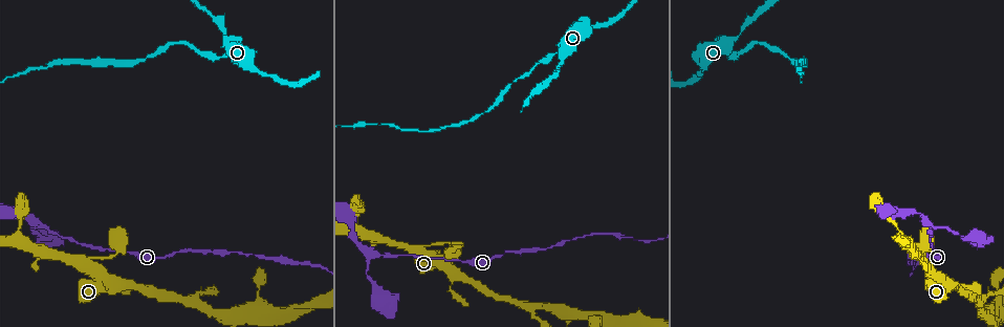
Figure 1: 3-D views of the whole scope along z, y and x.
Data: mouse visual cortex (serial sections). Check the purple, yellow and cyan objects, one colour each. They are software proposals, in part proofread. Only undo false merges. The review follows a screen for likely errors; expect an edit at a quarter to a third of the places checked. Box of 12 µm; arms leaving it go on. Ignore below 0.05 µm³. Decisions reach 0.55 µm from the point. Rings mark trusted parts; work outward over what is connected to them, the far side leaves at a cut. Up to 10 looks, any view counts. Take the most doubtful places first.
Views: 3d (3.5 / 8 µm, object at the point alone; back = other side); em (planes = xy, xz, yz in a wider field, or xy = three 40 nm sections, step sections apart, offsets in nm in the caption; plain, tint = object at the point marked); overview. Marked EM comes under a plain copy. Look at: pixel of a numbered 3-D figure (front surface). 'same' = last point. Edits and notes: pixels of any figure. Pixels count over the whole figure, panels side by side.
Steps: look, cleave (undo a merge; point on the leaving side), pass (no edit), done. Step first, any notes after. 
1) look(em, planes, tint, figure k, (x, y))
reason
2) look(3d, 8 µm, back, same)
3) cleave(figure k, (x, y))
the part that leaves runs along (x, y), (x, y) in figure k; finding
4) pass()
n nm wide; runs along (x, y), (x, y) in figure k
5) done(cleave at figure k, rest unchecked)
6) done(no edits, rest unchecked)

look(3d, 3.5 µm, figure 1, (956, 283))
three-way junction

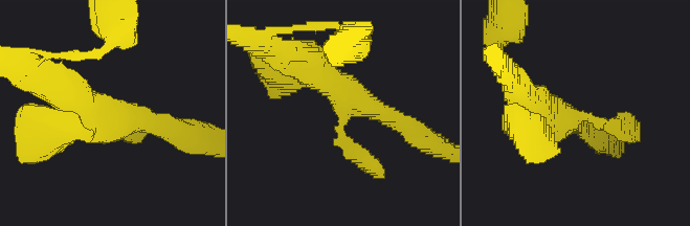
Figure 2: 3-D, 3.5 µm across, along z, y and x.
look(em, xy, step 3, tint, figure 2, (576, 117))

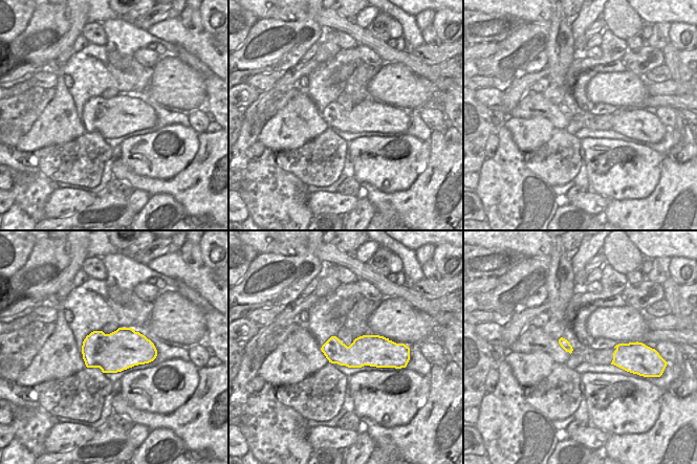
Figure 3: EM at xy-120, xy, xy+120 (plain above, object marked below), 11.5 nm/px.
look(em, xy, step 2, tint, same)
cut it another way

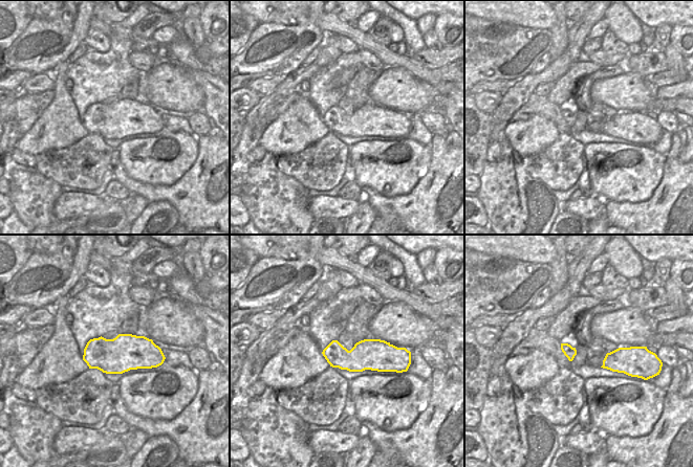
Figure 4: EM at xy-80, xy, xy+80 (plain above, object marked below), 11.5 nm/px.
pass()
runs along (308, 51), (324, 78), (410, 130) in figure 2; one cell here

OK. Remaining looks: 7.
look(em, planes, tint, figure 1, (933, 224))
arms part here

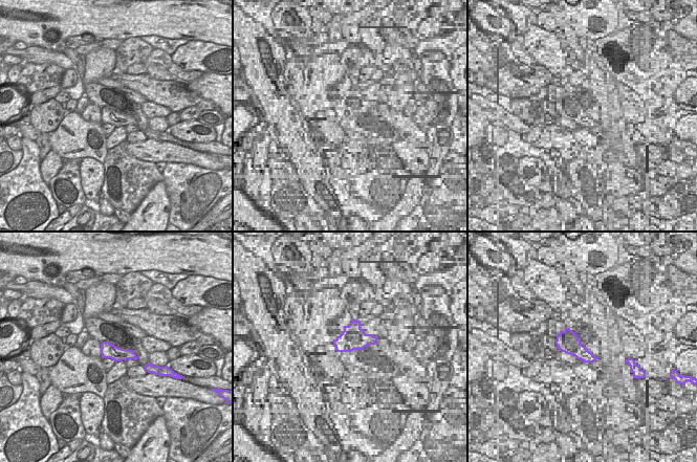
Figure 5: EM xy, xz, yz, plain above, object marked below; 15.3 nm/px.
look(3d, 3.5 µm, same)
see where the arms go

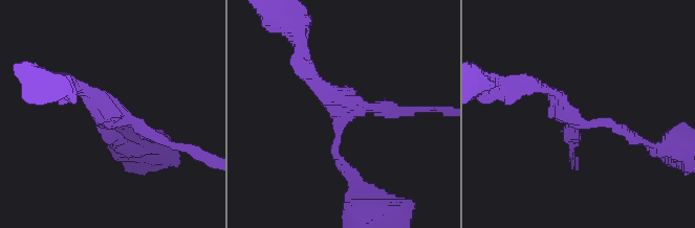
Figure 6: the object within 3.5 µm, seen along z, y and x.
pass()
arms of 150, 150, 200 nm; runs along (180, 147), (107, 135) in figure 6; one cell here

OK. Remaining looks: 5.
look(3d, 3.5 µm, back, figure 1, (701, 69))
calibre changes

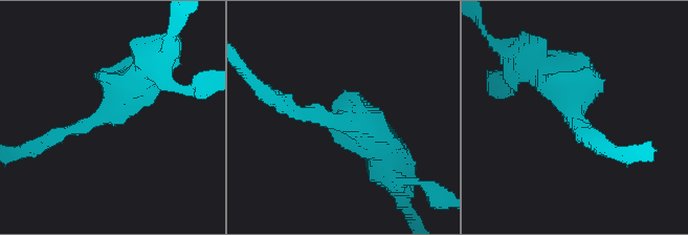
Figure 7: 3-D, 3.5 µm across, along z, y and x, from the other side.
look(em, xy, step 1, tint, figure 7, (574, 119))

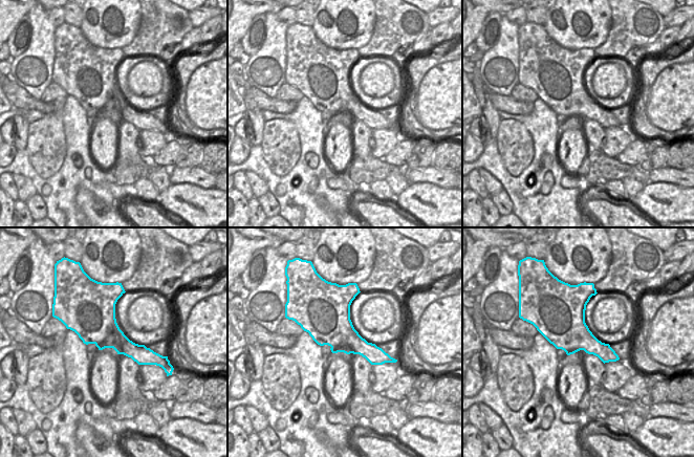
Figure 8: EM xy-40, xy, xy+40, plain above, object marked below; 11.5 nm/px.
pass()
arms of 150, 500 nm; runs along (143, 78), (102, 119), (38, 145) in figure 7; continuous, no second cell

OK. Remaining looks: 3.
look(3d, 3.5 µm, figure 1, (908, 261))
thin neck

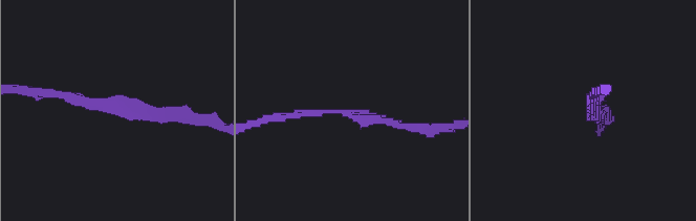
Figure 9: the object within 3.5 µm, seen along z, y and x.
look(em, xy, step 5, tint, figure 9, (103, 97))
arms of 100, 150 nm; need the tissue

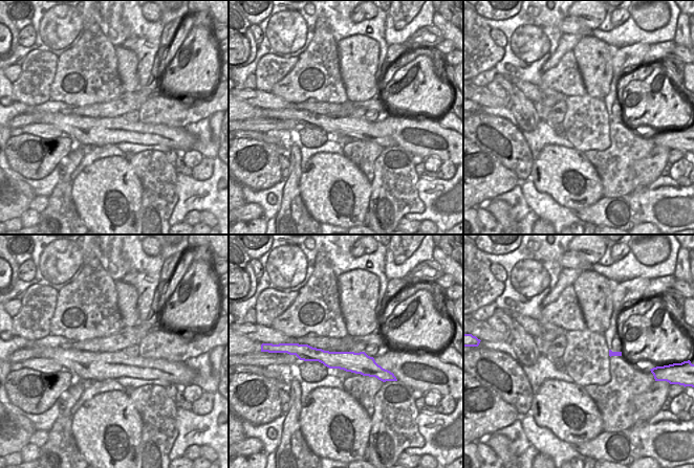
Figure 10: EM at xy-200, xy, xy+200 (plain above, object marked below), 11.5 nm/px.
look(em, xy, step 1, tint, same)
another direction

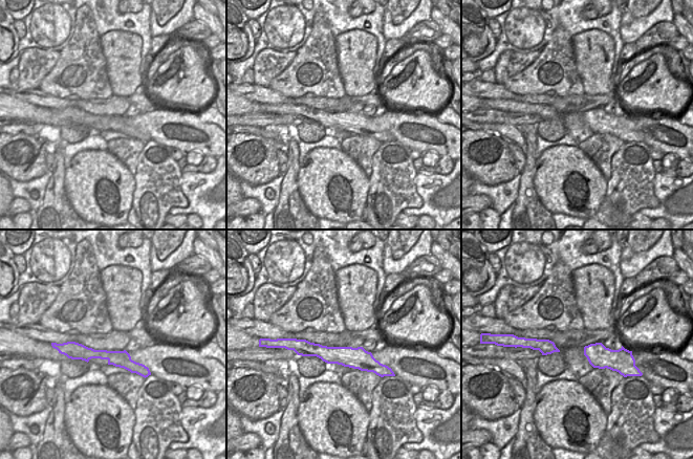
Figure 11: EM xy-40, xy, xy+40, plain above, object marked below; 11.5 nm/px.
pass()
runs along (30, 92), (130, 102), (162, 118) in figure 9; continuous, no second cell

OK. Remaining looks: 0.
done(no edits, rest unchecked)

